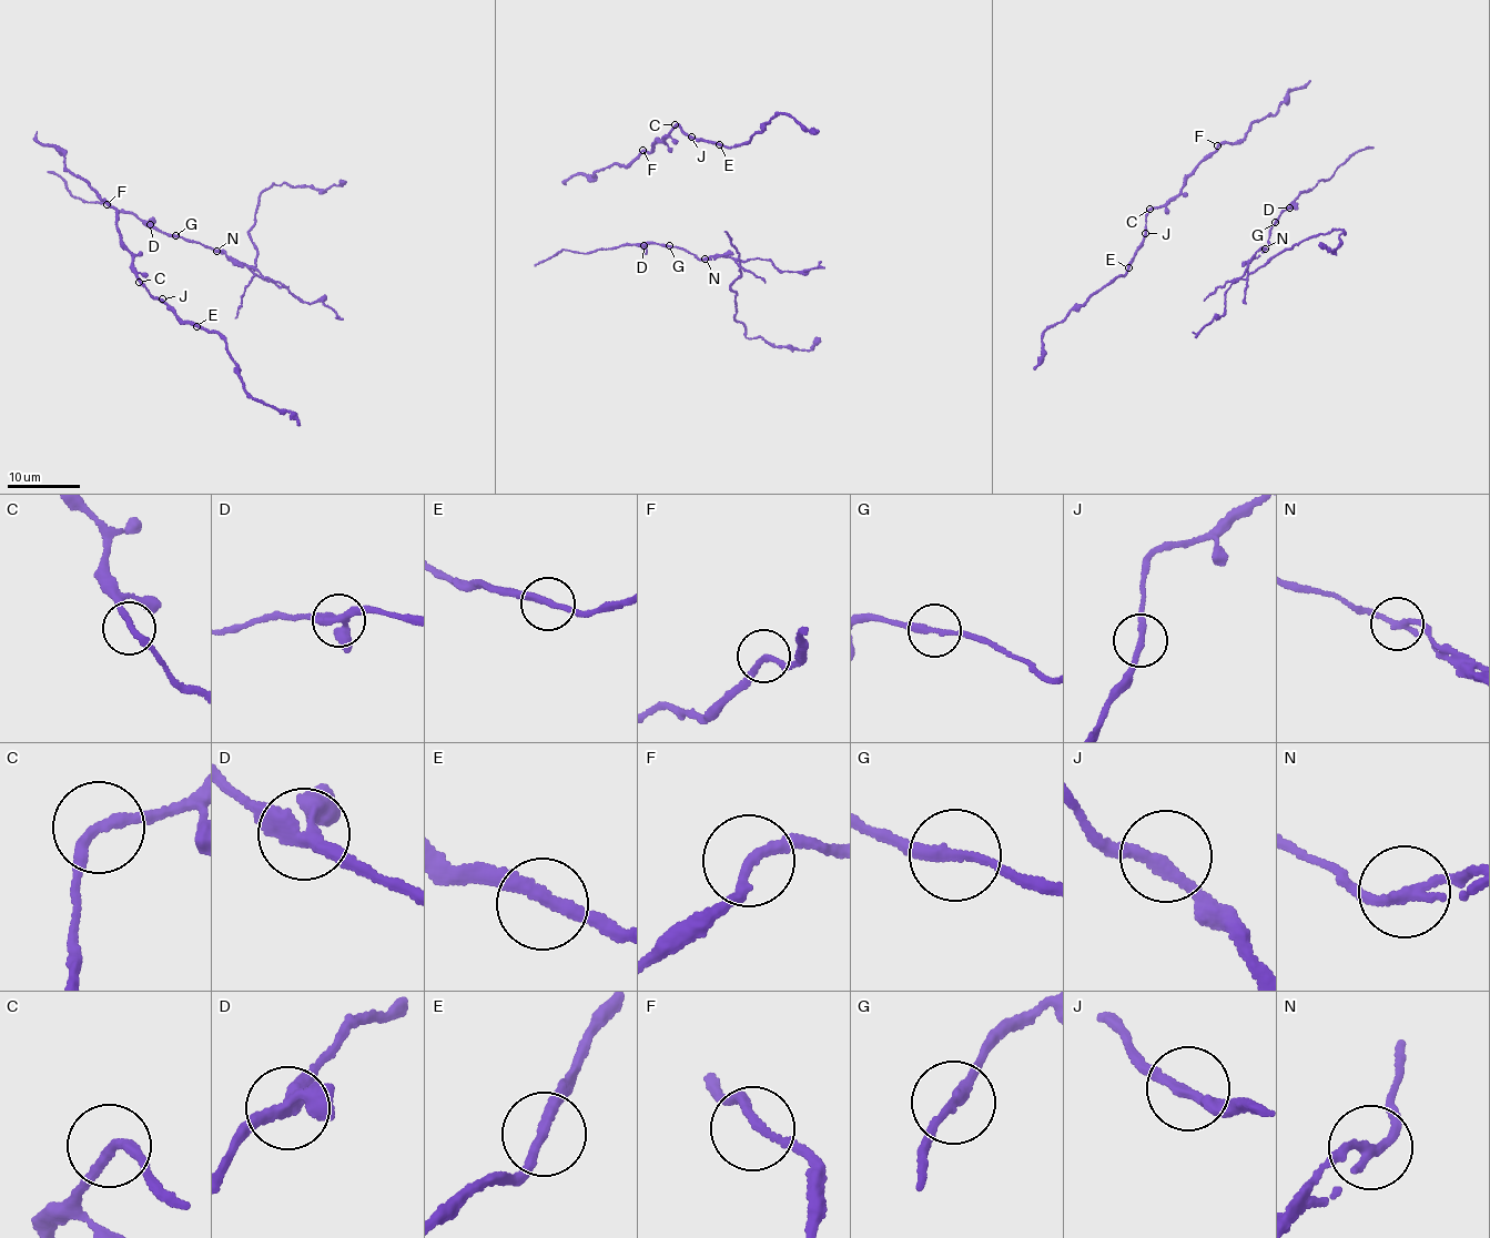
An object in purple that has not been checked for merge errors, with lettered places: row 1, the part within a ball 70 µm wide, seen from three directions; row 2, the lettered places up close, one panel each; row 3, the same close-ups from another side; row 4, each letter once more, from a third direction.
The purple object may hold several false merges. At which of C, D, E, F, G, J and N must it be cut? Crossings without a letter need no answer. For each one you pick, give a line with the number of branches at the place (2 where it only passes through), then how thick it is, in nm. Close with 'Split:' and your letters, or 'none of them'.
N: Branches: 2. Thickness 240 nm
Split: N

